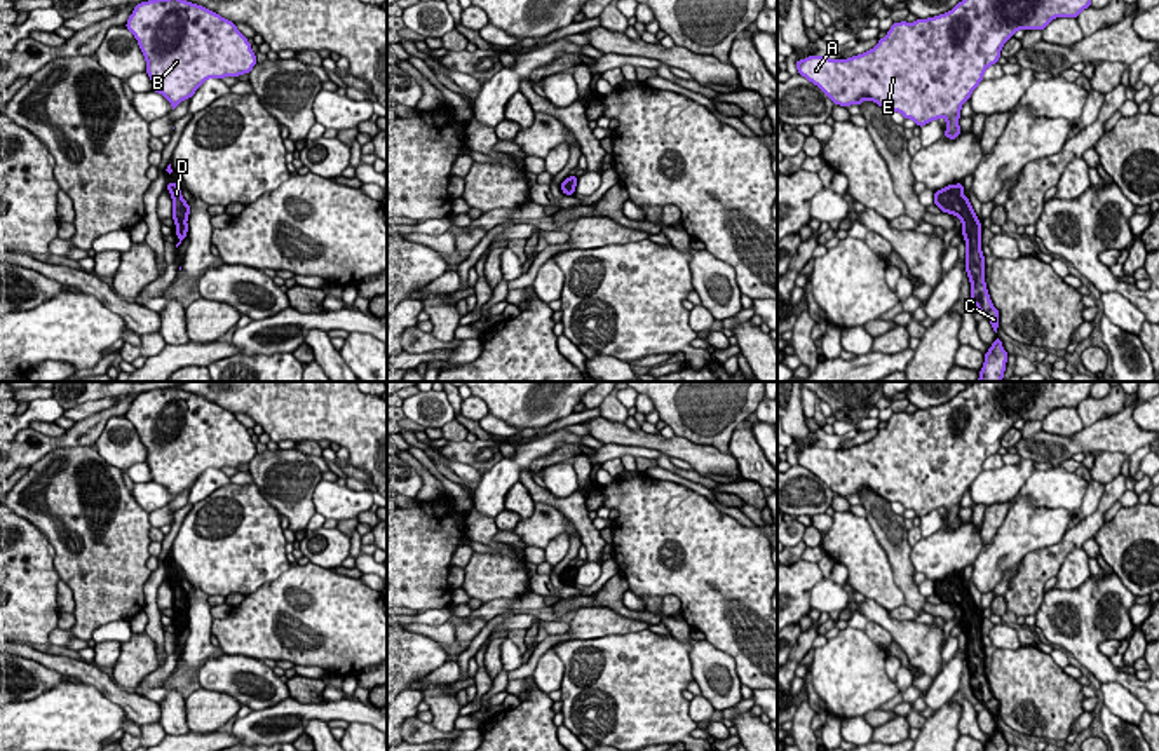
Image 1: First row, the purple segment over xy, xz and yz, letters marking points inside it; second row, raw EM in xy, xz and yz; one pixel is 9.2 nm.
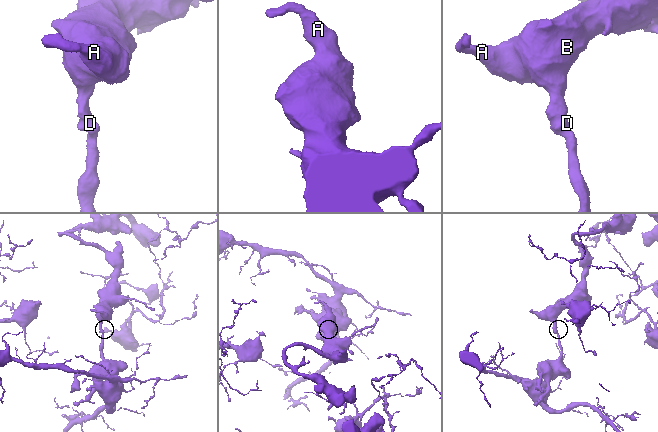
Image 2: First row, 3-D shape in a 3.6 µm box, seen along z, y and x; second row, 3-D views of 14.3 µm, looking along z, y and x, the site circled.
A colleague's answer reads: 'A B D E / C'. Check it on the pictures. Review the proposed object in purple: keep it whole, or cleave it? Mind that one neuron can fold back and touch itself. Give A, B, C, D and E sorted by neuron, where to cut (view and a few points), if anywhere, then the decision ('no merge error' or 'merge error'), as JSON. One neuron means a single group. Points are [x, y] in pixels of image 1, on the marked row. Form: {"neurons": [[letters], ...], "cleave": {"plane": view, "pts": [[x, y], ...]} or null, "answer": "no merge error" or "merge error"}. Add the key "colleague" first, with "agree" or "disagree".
{"colleague": "disagree", "neurons": [["A", "B", "C", "D", "E"]], "cleave": null, "answer": "no merge error"}

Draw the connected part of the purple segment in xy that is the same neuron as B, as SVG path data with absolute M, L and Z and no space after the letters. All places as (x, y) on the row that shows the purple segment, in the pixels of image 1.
M186 0L141 2L129 16L125 28L136 37L146 59L152 91L162 94L173 110L192 98L207 78L237 78L256 64L251 44L232 21Z

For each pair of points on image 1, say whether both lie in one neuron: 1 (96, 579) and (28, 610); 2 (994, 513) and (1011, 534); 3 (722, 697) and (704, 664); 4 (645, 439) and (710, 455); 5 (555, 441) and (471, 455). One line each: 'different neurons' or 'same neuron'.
1: different neurons
2: different neurons
3: same neuron
4: same neuron
5: different neurons

